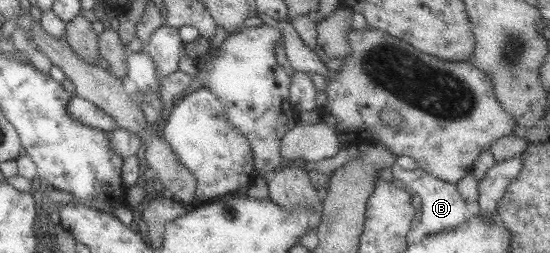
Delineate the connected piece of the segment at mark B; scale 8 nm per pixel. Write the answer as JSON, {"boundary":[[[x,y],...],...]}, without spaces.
{"boundary":[[[390,165],[392,176],[395,182],[401,185],[405,190],[410,193],[415,193],[419,196],[421,215],[420,223],[425,230],[425,237],[429,235],[436,235],[443,230],[451,230],[461,226],[461,223],[471,218],[465,201],[455,189],[454,183],[449,183],[433,177],[433,175],[423,171],[421,168],[415,168],[411,171],[401,169],[398,165]]]}

